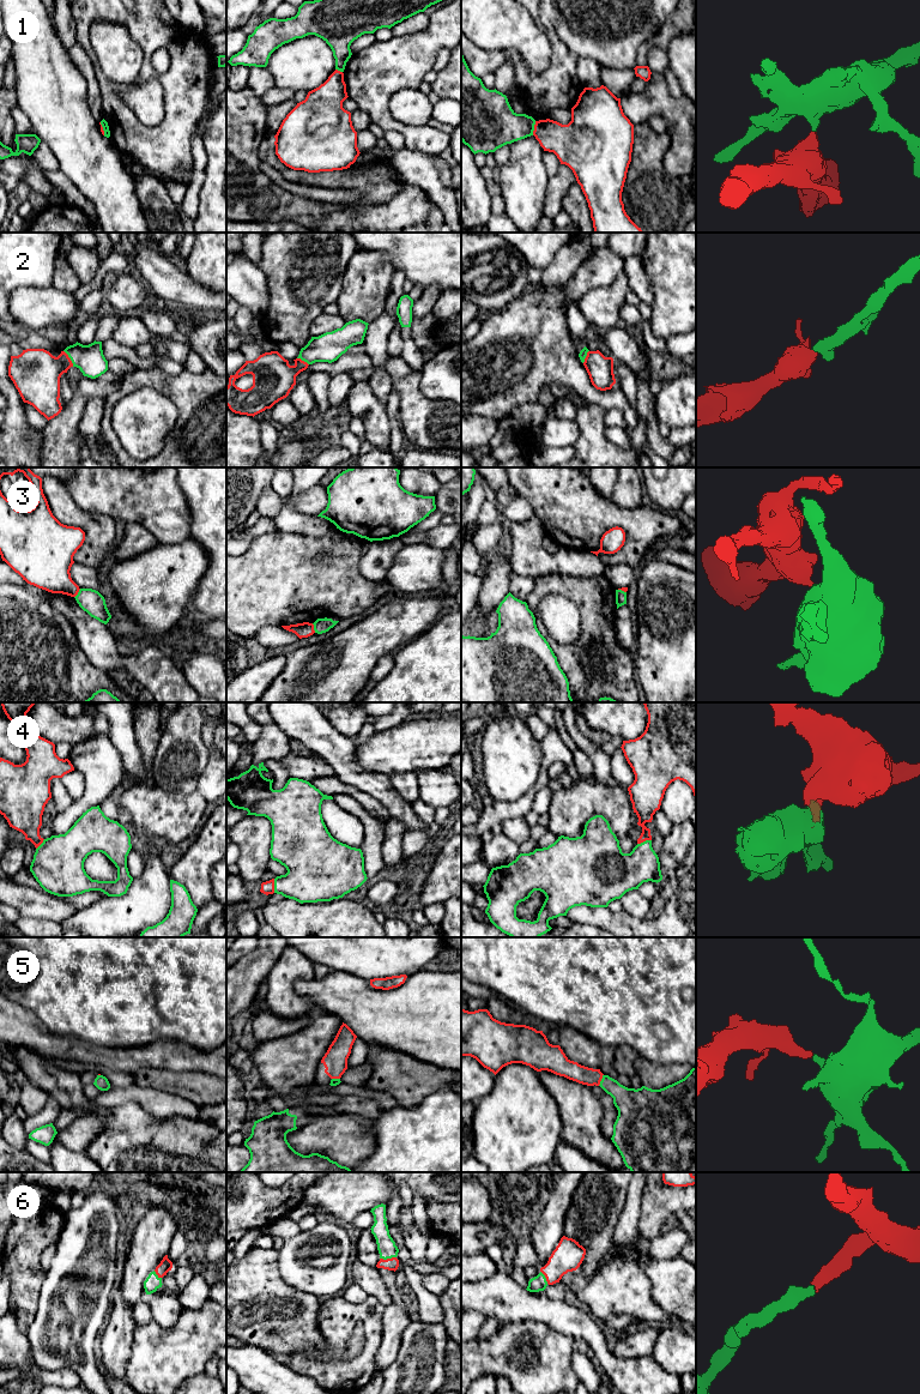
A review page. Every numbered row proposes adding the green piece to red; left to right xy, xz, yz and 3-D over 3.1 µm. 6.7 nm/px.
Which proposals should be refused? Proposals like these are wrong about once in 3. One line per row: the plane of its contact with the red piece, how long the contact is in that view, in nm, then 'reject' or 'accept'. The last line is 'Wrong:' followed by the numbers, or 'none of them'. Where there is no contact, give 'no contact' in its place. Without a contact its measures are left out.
1: contact in yz; length 100 nm; reject
2: contact in xy; length 130 nm; accept
3: contact in xz; length 70 nm; reject
4: contact in xz; length 100 nm; accept
5: contact in yz; length 90 nm; accept
6: contact in xz; length 110 nm; accept
Wrong: 1, 3

